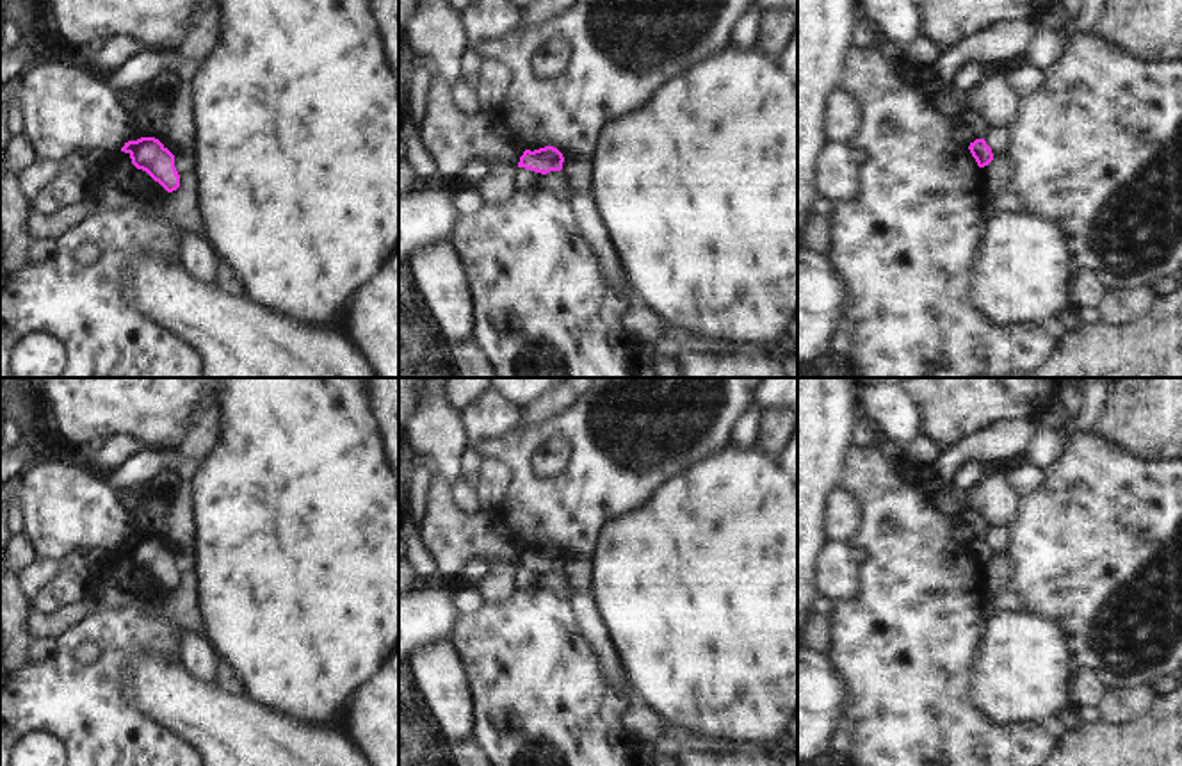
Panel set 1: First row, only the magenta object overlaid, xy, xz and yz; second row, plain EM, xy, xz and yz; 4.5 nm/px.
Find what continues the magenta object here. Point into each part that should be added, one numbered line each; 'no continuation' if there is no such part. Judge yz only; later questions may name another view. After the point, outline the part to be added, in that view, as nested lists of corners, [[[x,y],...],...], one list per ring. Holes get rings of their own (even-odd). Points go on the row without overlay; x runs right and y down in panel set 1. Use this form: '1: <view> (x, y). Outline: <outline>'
no continuation.

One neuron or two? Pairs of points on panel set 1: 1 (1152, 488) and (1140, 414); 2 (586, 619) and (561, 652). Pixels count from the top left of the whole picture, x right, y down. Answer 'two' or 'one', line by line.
1: two
2: two

